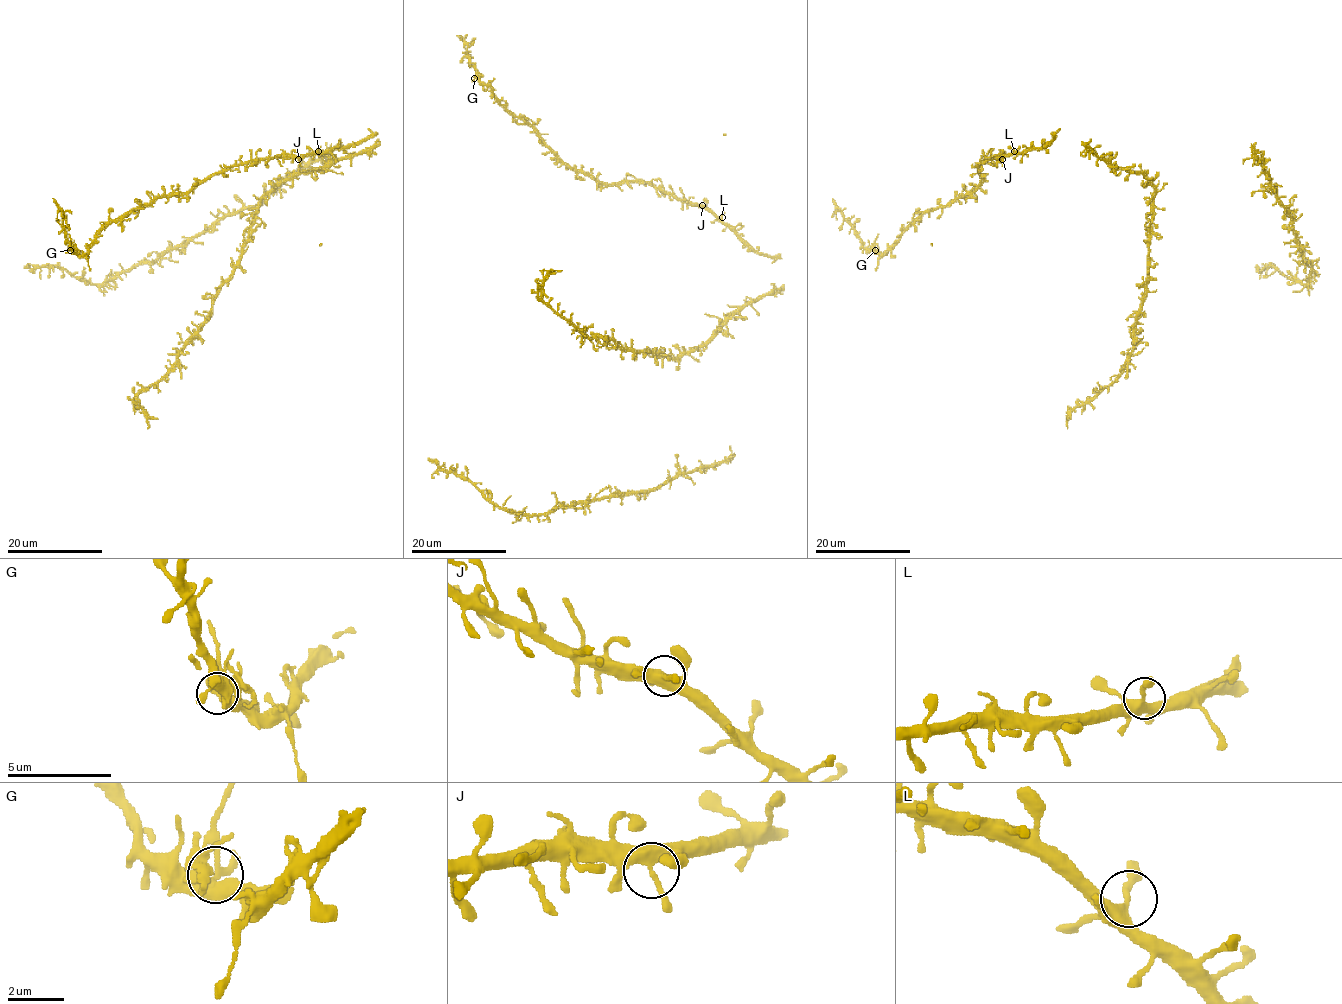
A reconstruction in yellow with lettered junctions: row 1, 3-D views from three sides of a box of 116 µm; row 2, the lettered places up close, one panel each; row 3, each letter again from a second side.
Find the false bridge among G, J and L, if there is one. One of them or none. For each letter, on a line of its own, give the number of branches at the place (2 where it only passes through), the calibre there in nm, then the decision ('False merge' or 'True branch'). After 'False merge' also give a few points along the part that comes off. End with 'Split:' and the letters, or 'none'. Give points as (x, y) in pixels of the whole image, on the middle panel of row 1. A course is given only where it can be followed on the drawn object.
G: Branches: 3. Thickness 300 nm. False merge
J: Branches: 3. Thickness 320 nm. True branch
L: Branches: 3. Thickness 280 nm. True branch
Split: G

